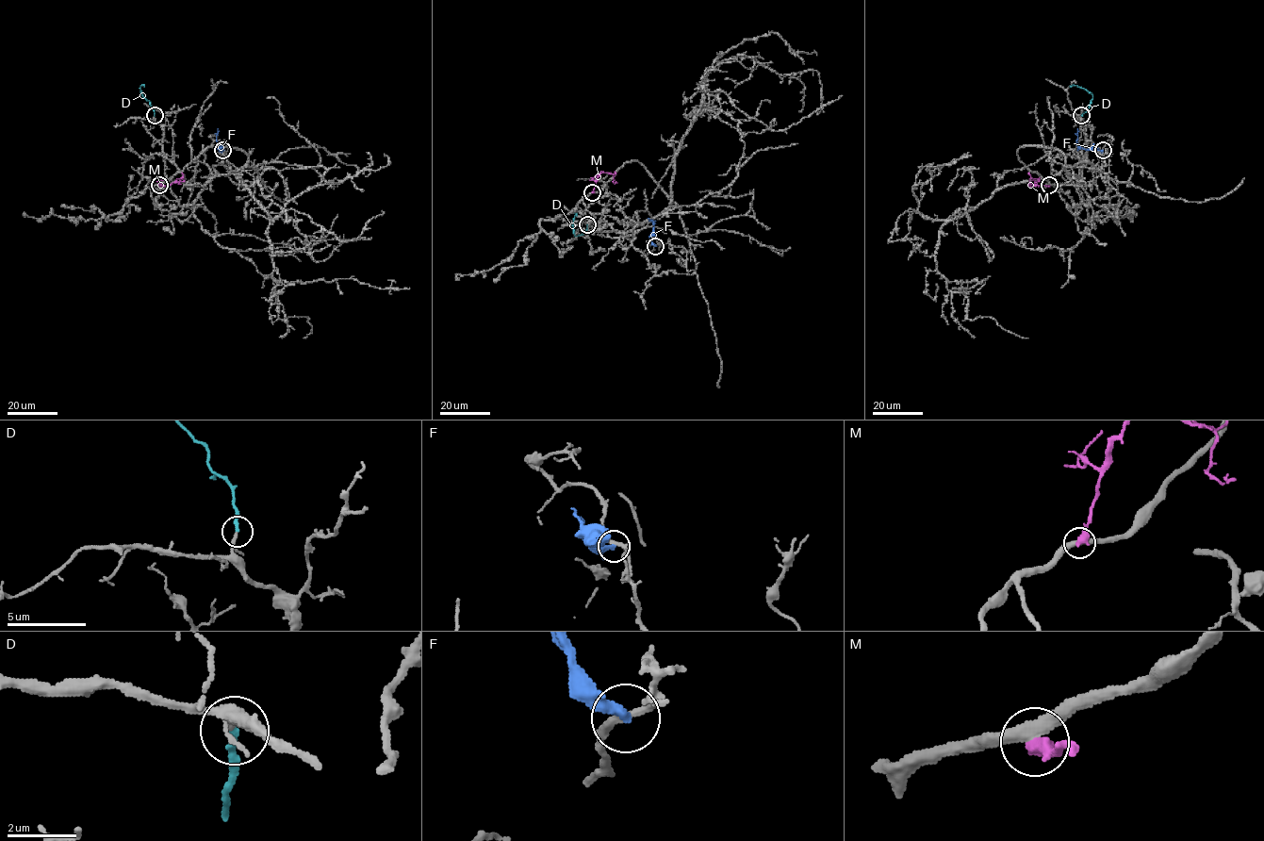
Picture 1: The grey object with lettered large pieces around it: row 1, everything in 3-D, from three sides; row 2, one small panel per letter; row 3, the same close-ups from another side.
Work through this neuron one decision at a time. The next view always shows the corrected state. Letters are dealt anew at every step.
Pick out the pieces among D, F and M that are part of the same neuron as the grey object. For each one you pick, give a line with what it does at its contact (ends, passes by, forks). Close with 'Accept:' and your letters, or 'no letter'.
D: It ends there
Accept: D

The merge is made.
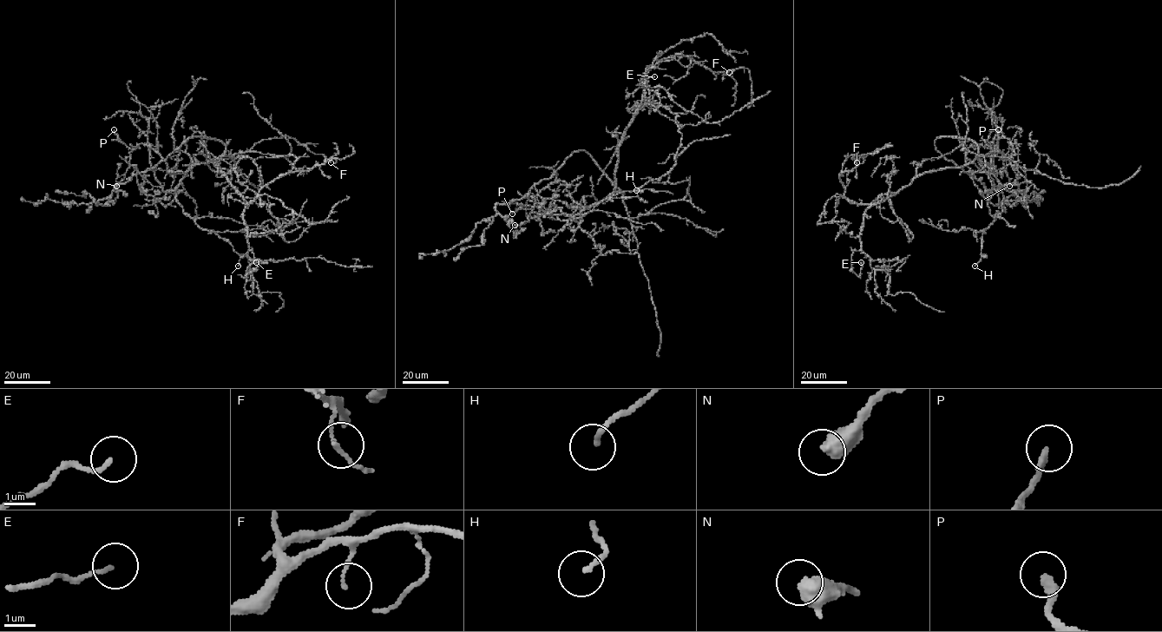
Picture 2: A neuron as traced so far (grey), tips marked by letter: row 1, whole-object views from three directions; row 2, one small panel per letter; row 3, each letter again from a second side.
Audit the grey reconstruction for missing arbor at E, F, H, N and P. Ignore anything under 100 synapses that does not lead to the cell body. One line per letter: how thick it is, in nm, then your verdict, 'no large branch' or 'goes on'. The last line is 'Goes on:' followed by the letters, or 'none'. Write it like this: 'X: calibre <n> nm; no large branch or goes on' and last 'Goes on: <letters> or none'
E: calibre 120 nm; no large branch
F: calibre 100 nm; no large branch
H: calibre 140 nm; no large branch
N: calibre 400 nm; no large branch
P: calibre 220 nm; no large branch
Goes on: none

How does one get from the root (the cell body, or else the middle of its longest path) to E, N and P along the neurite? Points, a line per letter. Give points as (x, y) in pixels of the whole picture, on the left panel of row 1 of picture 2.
E: (217, 163), (217, 167), (246, 202), (243, 220), (248, 250), (259, 263), (246, 276), (246, 268), (256, 262)
N: (217, 163), (213, 159), (183, 174), (171, 172), (158, 154), (139, 144), (129, 153), (128, 167), (116, 186)
P: (217, 163), (213, 159), (195, 164), (183, 174), (171, 172), (153, 149), (142, 144), (128, 148), (114, 129)

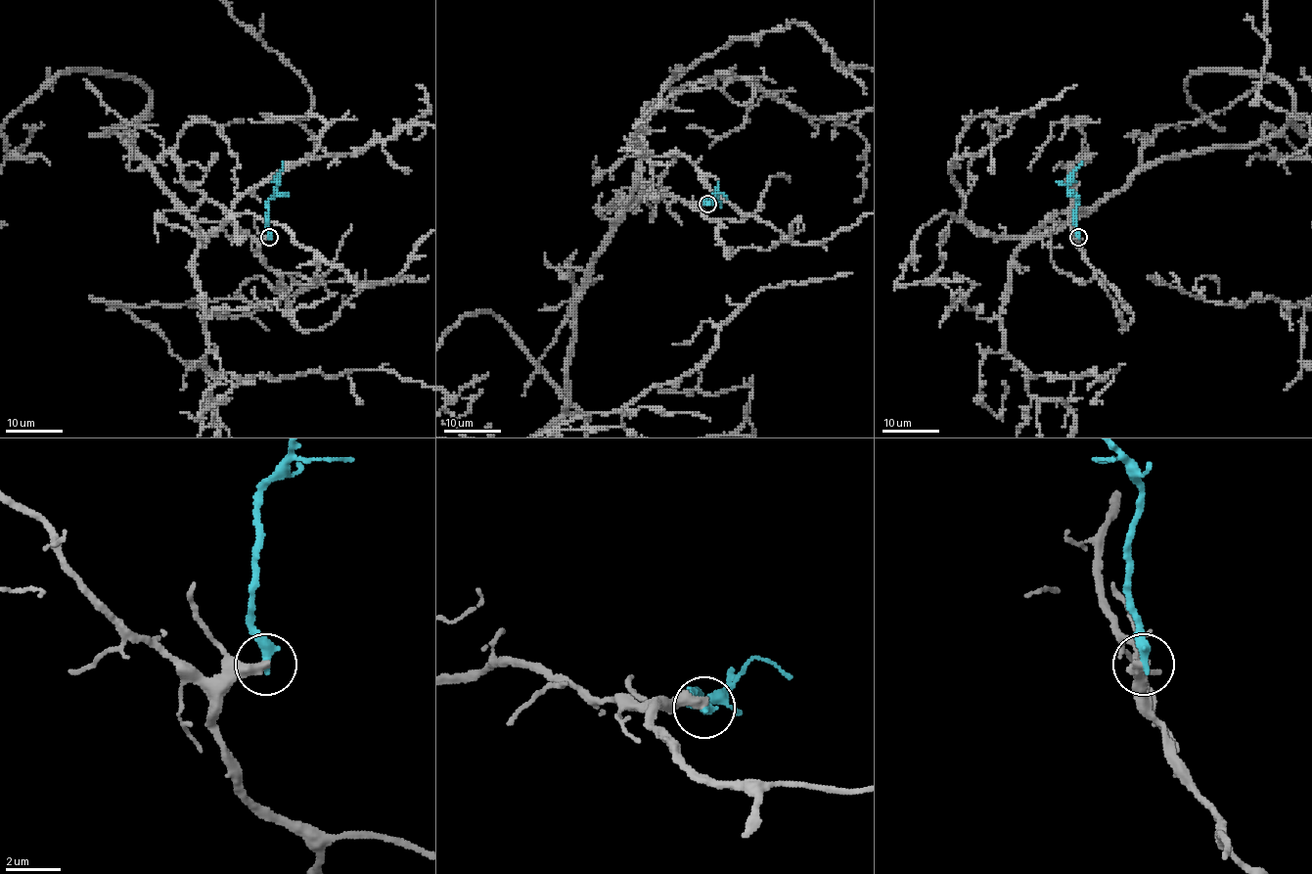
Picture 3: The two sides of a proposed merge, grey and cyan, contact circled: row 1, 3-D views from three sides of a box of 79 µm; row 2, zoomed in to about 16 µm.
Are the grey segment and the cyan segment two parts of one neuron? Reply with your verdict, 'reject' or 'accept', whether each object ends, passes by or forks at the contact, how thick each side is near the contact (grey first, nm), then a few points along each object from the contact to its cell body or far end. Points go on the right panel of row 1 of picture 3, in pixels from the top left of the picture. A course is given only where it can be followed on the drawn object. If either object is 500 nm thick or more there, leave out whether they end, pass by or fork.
reject; grey ends; cyan ends; calibres 400 and 400 nm; course cyan (1078, 237), (1077, 200), (1068, 184), (1072, 179), (1072, 172), (1083, 162)

